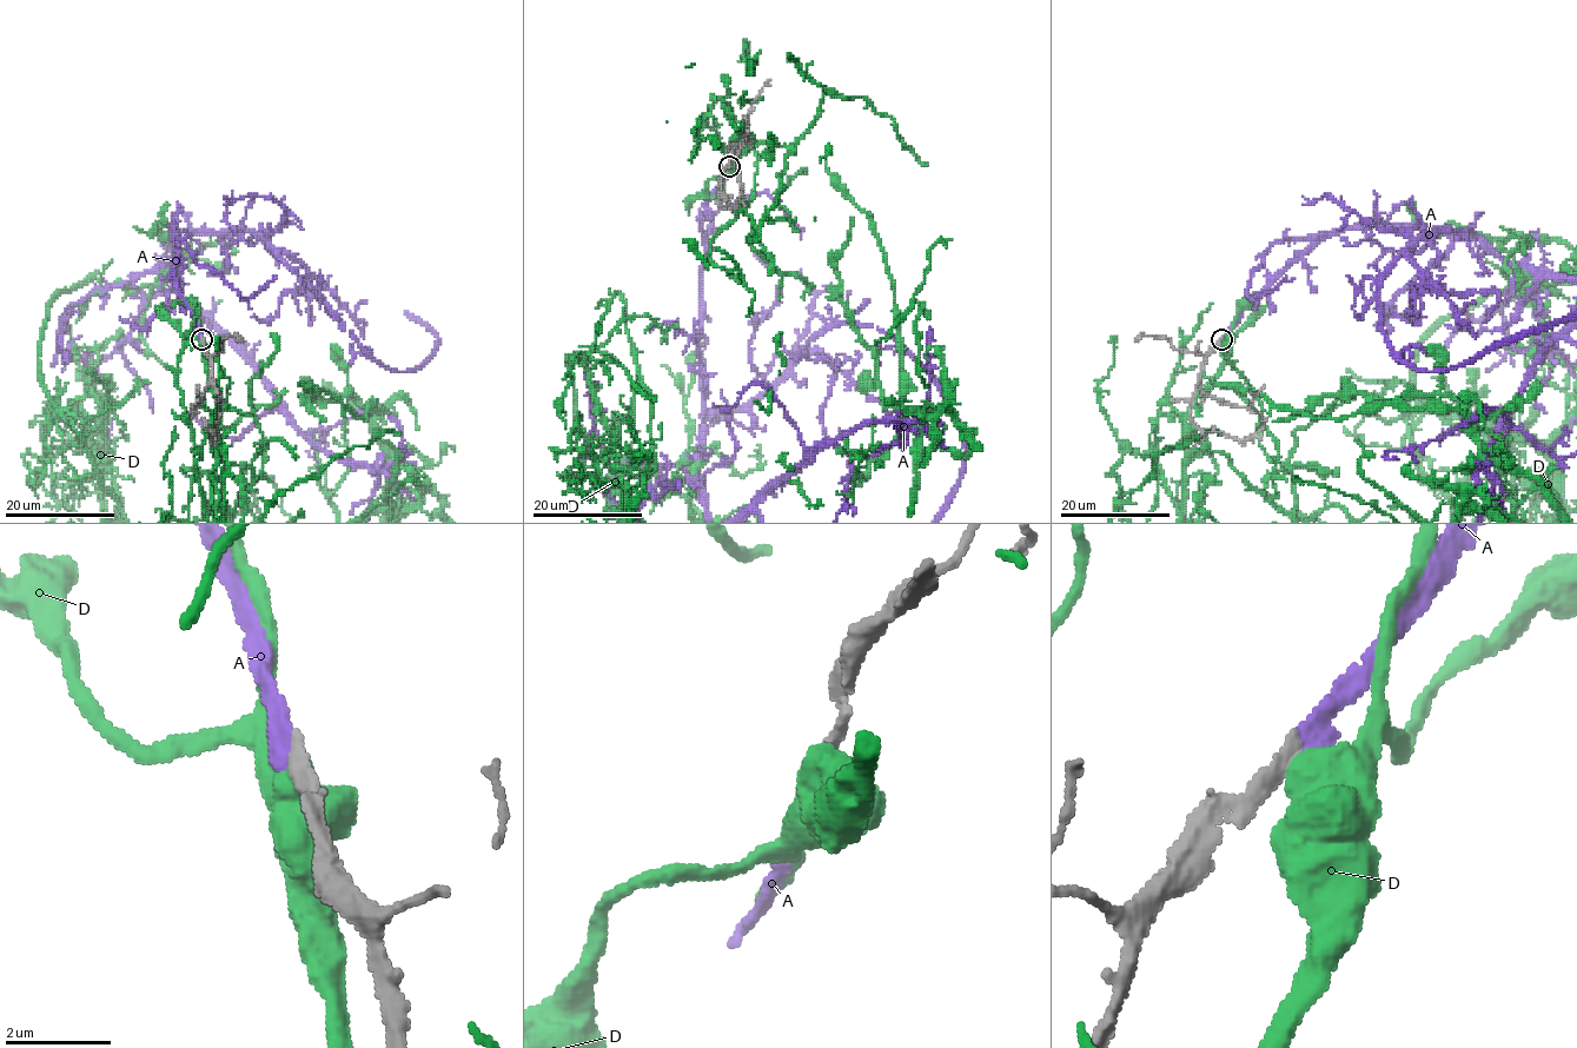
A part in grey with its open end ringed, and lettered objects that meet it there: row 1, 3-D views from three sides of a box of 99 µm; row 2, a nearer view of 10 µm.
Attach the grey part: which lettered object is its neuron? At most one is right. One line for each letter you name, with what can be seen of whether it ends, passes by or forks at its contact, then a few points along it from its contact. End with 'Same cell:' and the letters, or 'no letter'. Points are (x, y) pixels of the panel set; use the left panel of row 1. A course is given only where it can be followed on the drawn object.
A: it ends
Same cell: A

